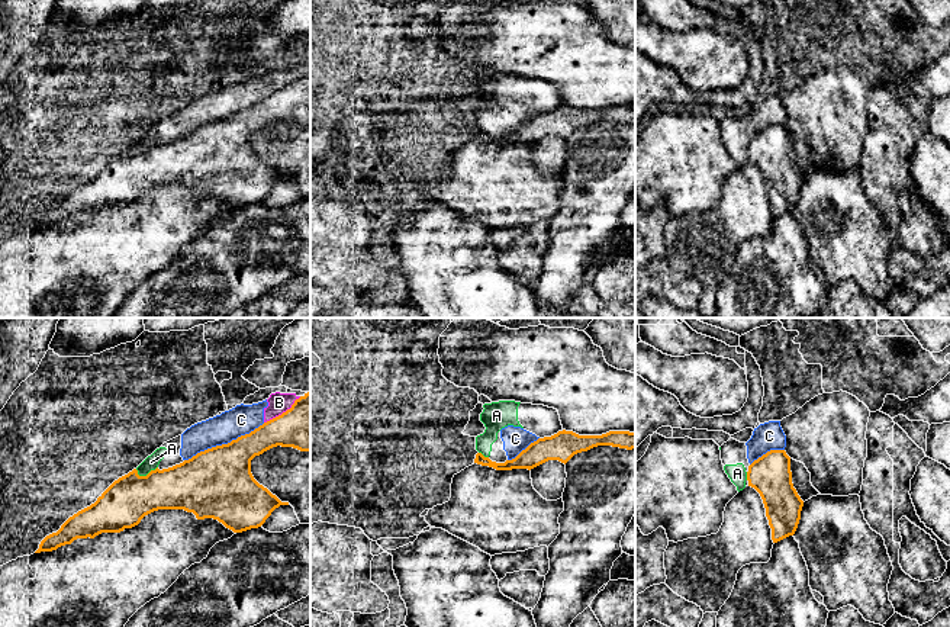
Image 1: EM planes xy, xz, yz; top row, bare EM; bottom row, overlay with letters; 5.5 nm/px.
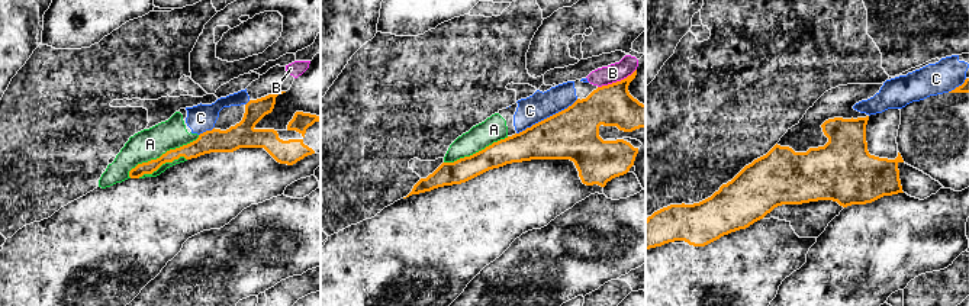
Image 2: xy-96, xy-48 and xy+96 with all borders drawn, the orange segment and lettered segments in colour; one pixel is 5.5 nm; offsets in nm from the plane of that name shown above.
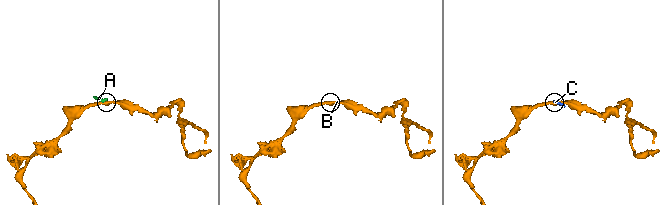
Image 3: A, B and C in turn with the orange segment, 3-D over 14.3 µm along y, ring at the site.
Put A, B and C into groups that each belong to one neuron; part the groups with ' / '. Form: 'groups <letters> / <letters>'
groups A B C

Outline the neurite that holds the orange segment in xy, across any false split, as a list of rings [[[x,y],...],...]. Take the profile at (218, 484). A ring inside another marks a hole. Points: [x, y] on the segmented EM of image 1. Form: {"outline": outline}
{"outline": [[[310,392],[296,399],[281,415],[228,444],[200,451],[168,469],[157,467],[146,476],[139,476],[133,469],[115,480],[94,504],[70,517],[57,533],[46,536],[35,553],[57,550],[77,538],[120,533],[158,509],[184,509],[193,512],[197,520],[213,518],[234,533],[258,528],[276,508],[289,505],[260,485],[251,473],[251,460],[277,446],[310,451]]]}

